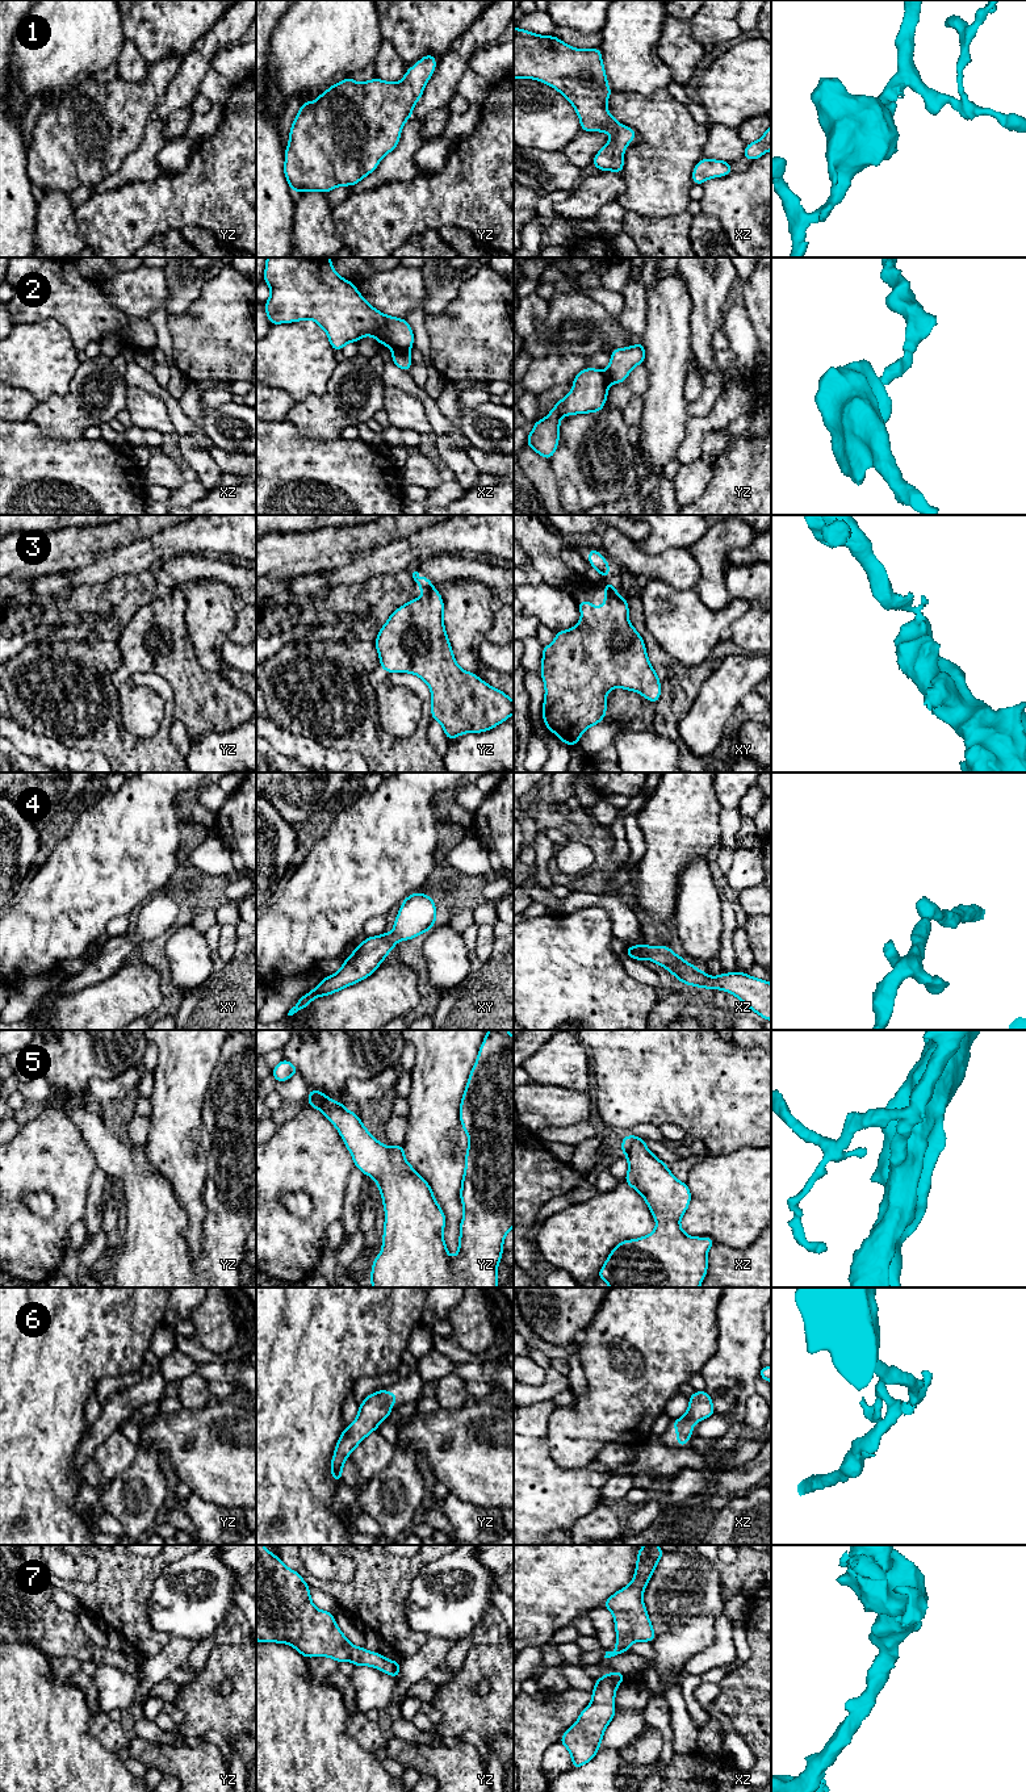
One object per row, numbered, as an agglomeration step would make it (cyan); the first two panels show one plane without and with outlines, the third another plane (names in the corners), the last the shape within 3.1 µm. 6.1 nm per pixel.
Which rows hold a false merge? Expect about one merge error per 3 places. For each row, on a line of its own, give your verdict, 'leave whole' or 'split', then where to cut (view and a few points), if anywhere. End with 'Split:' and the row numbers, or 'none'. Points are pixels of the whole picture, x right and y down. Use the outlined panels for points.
1: leave whole | no cut
2: split | xz (407, 348), (396, 348), (393, 351)
3: split | yz (422, 587), (432, 589)
4: leave whole | no cut
5: leave whole | no cut
6: leave whole | no cut
7: leave whole | no cut
Split: 2, 3

